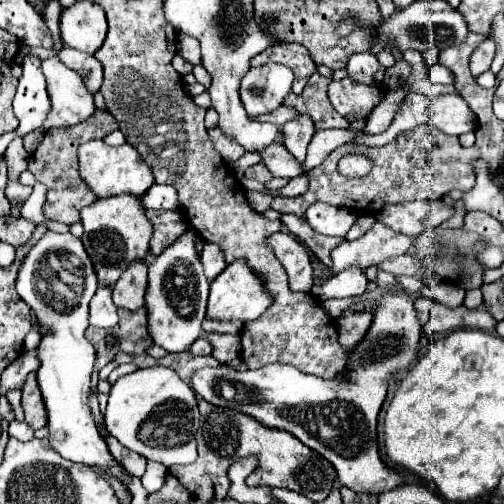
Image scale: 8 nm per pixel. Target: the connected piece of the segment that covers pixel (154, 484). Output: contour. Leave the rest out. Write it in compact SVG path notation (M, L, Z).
M151 461L147 462L146 471L141 482L147 487L147 491L159 491L165 483L167 467L163 467L161 463L155 463L155 461L153 463Z

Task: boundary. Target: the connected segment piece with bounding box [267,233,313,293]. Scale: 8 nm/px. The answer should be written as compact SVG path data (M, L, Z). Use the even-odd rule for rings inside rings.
M275 233L267 239L269 247L279 257L281 265L287 271L291 291L311 291L313 287L313 269L305 247L289 233Z

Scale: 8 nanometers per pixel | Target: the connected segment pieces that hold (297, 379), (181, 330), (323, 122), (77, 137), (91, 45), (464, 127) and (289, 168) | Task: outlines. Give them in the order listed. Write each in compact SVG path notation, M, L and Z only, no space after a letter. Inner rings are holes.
M378 271L376 283L389 292L379 300L367 337L355 347L355 351L347 359L347 371L351 377L349 383L341 383L335 379L317 383L313 375L299 373L295 367L281 363L271 363L255 371L237 371L229 365L219 365L193 371L193 391L207 403L213 403L217 407L231 407L235 411L255 417L267 427L293 433L301 443L331 461L337 469L341 485L347 485L357 493L379 495L383 491L399 487L403 483L403 475L395 469L389 469L379 455L377 415L387 393L387 379L395 371L405 369L415 357L421 323L411 297L403 291L392 291L400 286L394 275ZM323 423L335 429L337 435L323 437Z
M185 231L171 247L149 263L149 287L145 307L149 311L149 335L167 353L183 353L203 333L201 323L207 311L209 281L203 275L201 259L195 253L195 235Z
M313 73L303 93L295 95L291 91L291 95L283 99L283 105L293 107L301 115L309 115L315 121L315 129L347 129L349 123L329 103L327 85L329 85L327 77Z
M99 111L85 123L79 123L75 127L65 127L65 129L51 129L45 133L41 149L37 149L33 155L30 155L27 165L27 169L35 175L35 179L47 187L47 201L43 205L45 217L73 225L79 221L79 211L97 199L97 195L79 179L77 147L93 139L95 137L93 133L113 133L115 129L119 129L117 121L109 113Z
M75 1L61 11L61 39L67 47L93 55L105 41L107 19L101 5L91 1Z
M455 93L431 97L429 113L431 113L431 123L447 135L460 136L476 128L474 113L466 101Z
M273 143L265 151L261 151L261 155L273 177L293 179L293 177L303 175L303 165L297 163L297 159L285 149L285 145Z

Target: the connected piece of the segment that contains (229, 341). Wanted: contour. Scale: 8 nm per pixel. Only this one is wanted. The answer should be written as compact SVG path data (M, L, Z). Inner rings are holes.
M205 333L207 339L215 345L213 357L221 363L231 363L239 357L239 337L237 335L219 335L219 333Z

